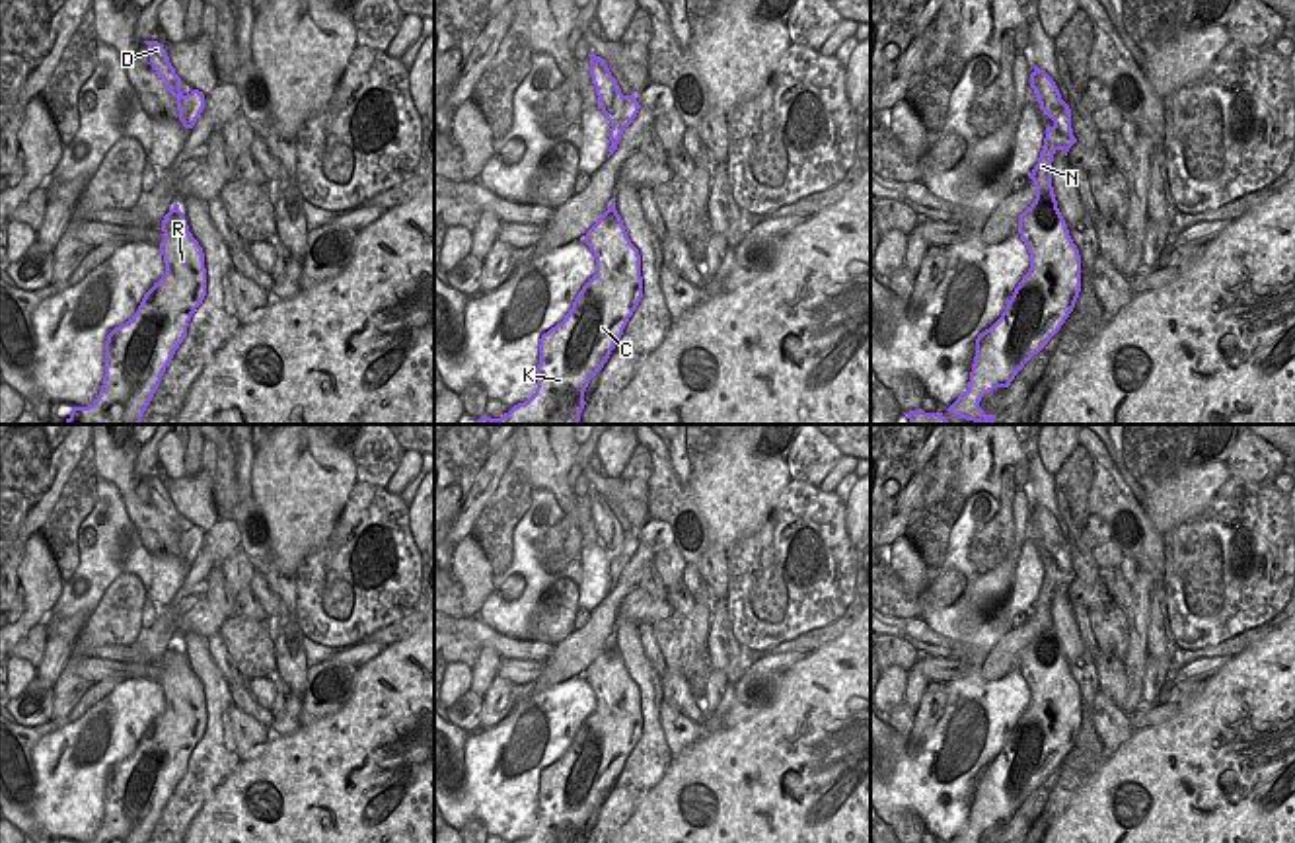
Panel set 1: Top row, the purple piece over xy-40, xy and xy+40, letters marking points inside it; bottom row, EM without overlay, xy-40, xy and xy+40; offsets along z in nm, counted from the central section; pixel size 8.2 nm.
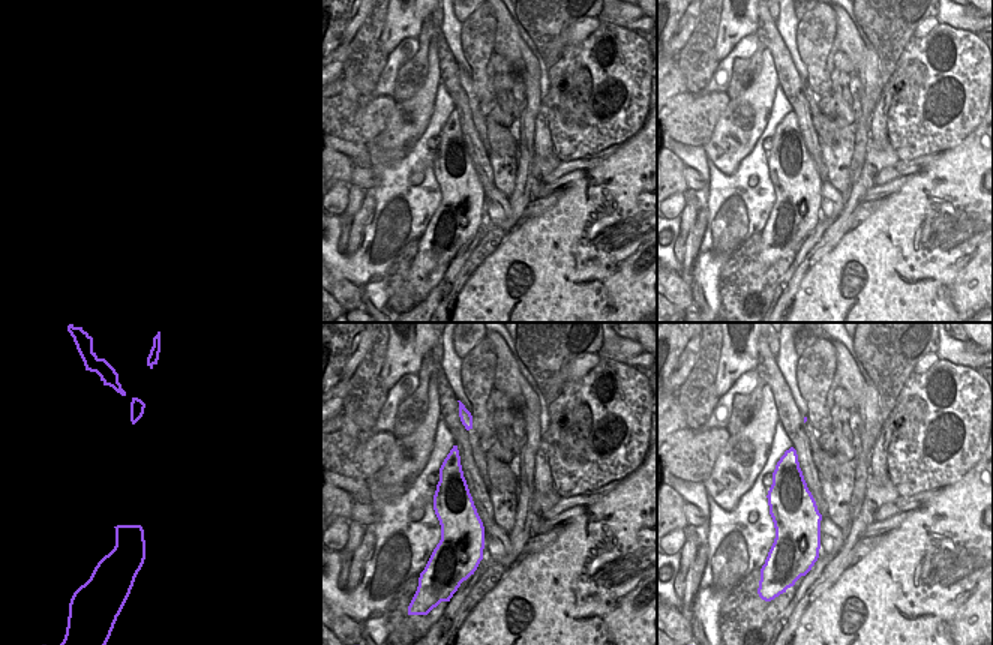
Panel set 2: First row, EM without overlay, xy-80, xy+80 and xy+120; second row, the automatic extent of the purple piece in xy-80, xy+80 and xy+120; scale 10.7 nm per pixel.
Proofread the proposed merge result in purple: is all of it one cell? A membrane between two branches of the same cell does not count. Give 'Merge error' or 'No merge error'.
No merge error

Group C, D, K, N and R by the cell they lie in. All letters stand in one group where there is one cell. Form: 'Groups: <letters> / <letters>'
Groups: C D K N R

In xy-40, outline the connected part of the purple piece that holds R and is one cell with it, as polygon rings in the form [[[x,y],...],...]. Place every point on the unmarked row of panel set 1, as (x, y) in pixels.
[[[175,637],[162,656],[160,687],[166,711],[144,730],[136,750],[115,763],[105,777],[105,812],[97,835],[88,843],[148,843],[175,787],[187,773],[187,763],[206,732],[204,689],[189,668]]]

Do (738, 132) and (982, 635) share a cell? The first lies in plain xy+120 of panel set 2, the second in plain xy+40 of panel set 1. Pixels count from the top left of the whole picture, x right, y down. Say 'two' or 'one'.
two

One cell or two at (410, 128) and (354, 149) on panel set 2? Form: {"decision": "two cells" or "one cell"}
{"decision": "two cells"}

